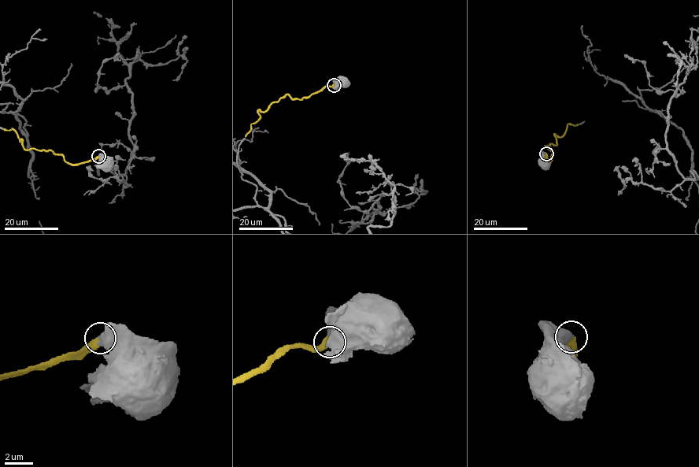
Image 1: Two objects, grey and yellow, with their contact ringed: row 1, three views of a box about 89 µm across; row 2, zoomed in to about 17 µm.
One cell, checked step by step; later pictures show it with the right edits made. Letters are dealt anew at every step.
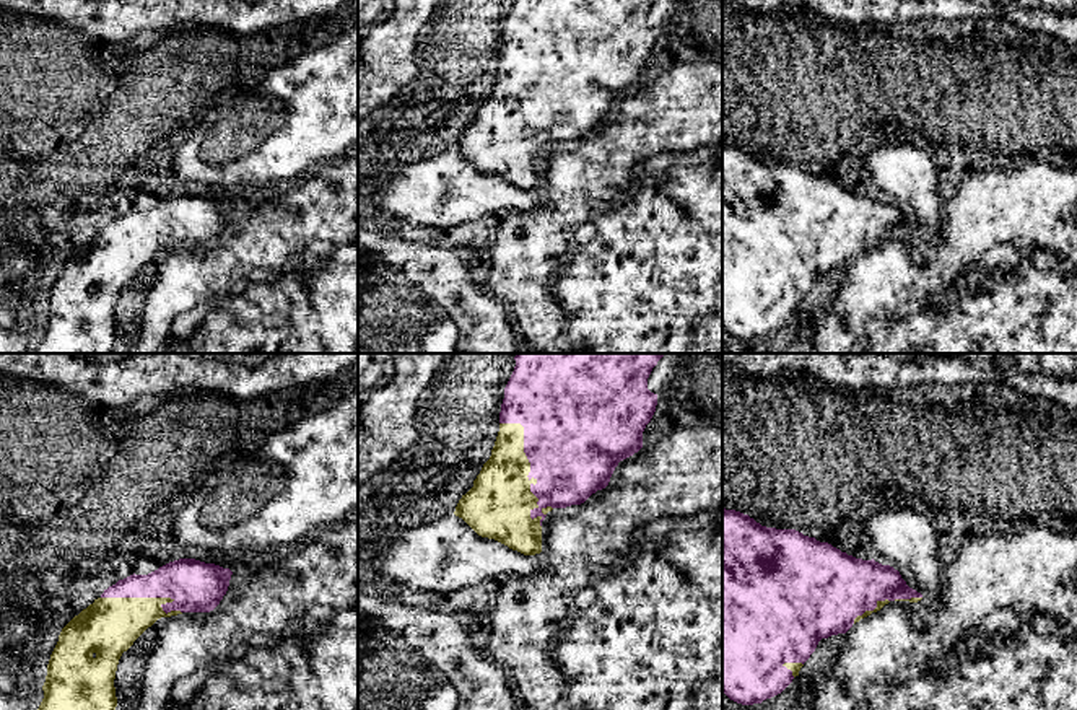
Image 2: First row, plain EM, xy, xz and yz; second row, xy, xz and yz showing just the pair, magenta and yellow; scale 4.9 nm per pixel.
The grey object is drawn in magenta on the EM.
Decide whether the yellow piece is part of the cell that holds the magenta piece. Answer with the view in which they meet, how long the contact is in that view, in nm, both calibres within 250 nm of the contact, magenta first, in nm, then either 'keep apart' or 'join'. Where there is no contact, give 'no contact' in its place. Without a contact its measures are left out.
contact in xz; length 550 nm; calibres 500 and 320 nm; join

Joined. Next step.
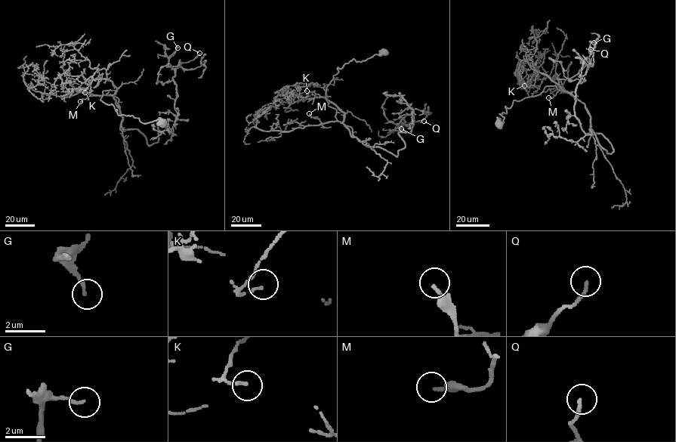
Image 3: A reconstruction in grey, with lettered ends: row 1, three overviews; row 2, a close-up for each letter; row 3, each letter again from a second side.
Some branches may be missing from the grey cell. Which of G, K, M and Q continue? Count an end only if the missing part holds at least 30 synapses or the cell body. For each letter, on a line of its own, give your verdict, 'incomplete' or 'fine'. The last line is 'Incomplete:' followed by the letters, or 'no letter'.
G: fine
K: fine
M: incomplete
Q: fine
Incomplete: M

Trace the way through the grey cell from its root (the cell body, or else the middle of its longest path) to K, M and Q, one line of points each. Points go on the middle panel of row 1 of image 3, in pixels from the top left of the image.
K: (384, 52), (338, 68), (325, 97), (342, 122), (344, 112), (322, 88), (310, 83), (307, 91)
M: (384, 52), (338, 68), (325, 93), (336, 121), (322, 123), (309, 113)
Q: (384, 52), (338, 68), (328, 104), (353, 137), (396, 156), (412, 125), (405, 115), (403, 125), (424, 121)

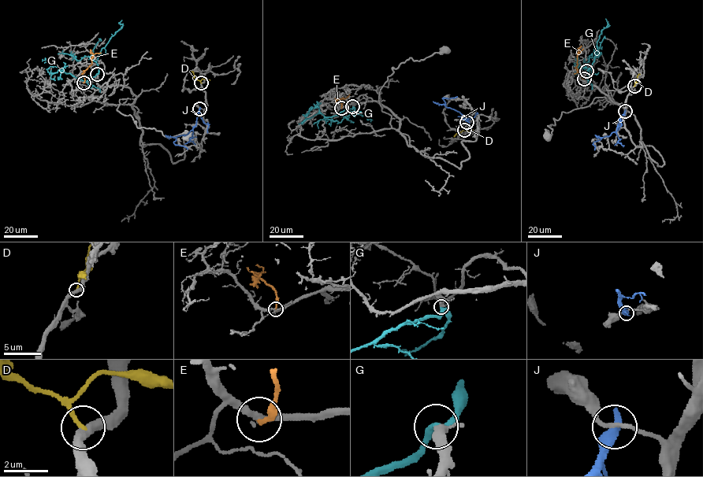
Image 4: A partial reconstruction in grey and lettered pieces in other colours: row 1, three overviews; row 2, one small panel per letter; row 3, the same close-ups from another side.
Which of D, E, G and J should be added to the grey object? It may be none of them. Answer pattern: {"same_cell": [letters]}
{"same_cell": ["G"]}

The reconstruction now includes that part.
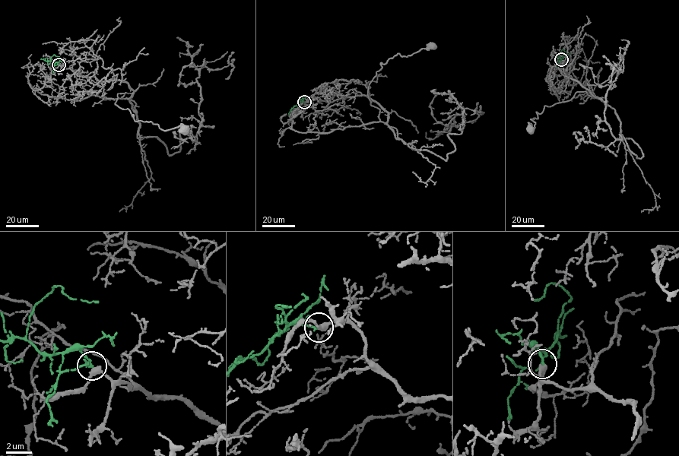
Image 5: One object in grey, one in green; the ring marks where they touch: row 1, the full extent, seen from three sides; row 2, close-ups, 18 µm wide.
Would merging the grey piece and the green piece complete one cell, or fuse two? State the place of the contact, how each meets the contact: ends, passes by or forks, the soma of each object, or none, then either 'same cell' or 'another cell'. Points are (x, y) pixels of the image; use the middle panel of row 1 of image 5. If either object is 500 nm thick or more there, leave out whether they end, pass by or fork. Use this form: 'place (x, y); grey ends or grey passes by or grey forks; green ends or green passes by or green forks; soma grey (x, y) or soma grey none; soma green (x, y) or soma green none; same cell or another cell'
place (304, 102); grey passes by; green ends; soma grey (432, 45); soma green none; same cell

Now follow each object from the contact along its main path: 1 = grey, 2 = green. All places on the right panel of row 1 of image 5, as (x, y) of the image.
1: (561, 60), (572, 64), (565, 78), (597, 97), (577, 91), (544, 106), (530, 129)
2: (561, 59), (564, 52), (563, 49), (560, 52)

